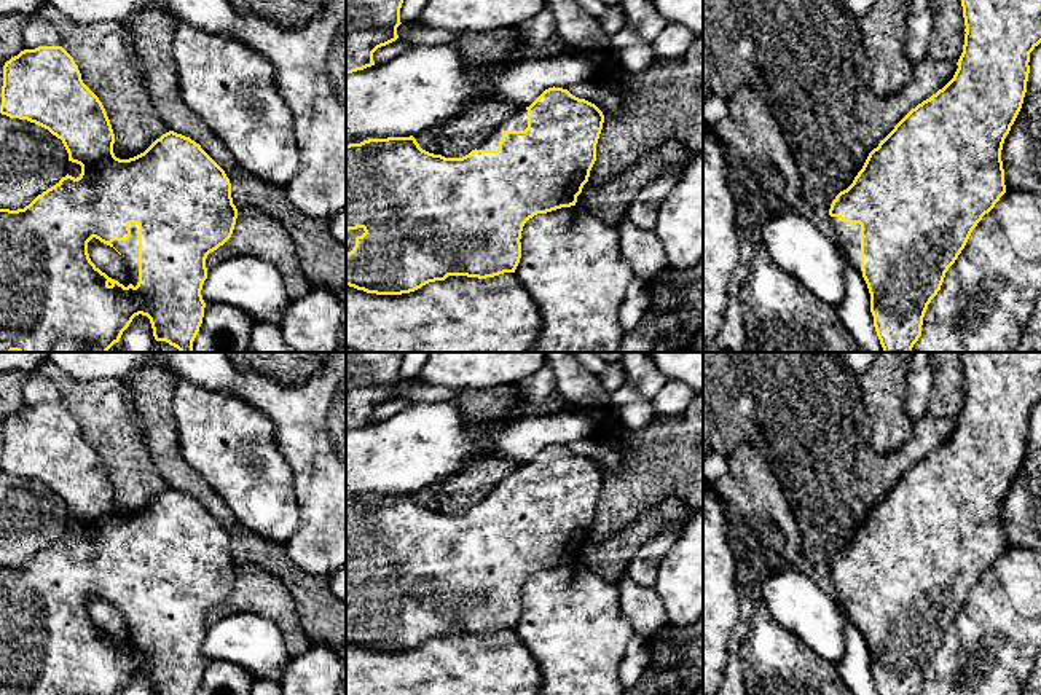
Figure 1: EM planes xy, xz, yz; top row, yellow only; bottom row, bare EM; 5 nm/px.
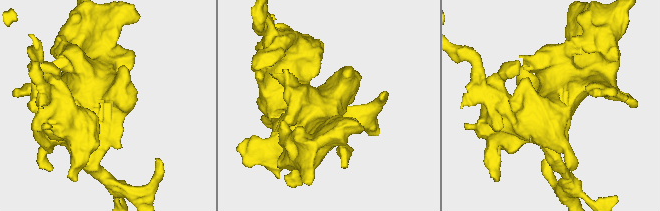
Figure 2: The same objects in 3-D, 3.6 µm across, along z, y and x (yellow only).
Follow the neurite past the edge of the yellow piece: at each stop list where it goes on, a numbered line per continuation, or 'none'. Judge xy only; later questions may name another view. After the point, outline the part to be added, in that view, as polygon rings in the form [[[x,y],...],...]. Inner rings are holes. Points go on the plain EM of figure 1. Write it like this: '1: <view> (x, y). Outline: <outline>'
1: xy (129, 606). Outline: [[[131,580],[129,587],[131,593],[128,598],[113,598],[112,601],[121,611],[121,623],[136,644],[139,639],[139,582]]]

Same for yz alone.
1: yz (848, 590). Outline: [[[831,574],[831,580],[839,591],[842,612],[848,622],[853,622],[861,631],[861,582],[842,579],[839,574]]]

